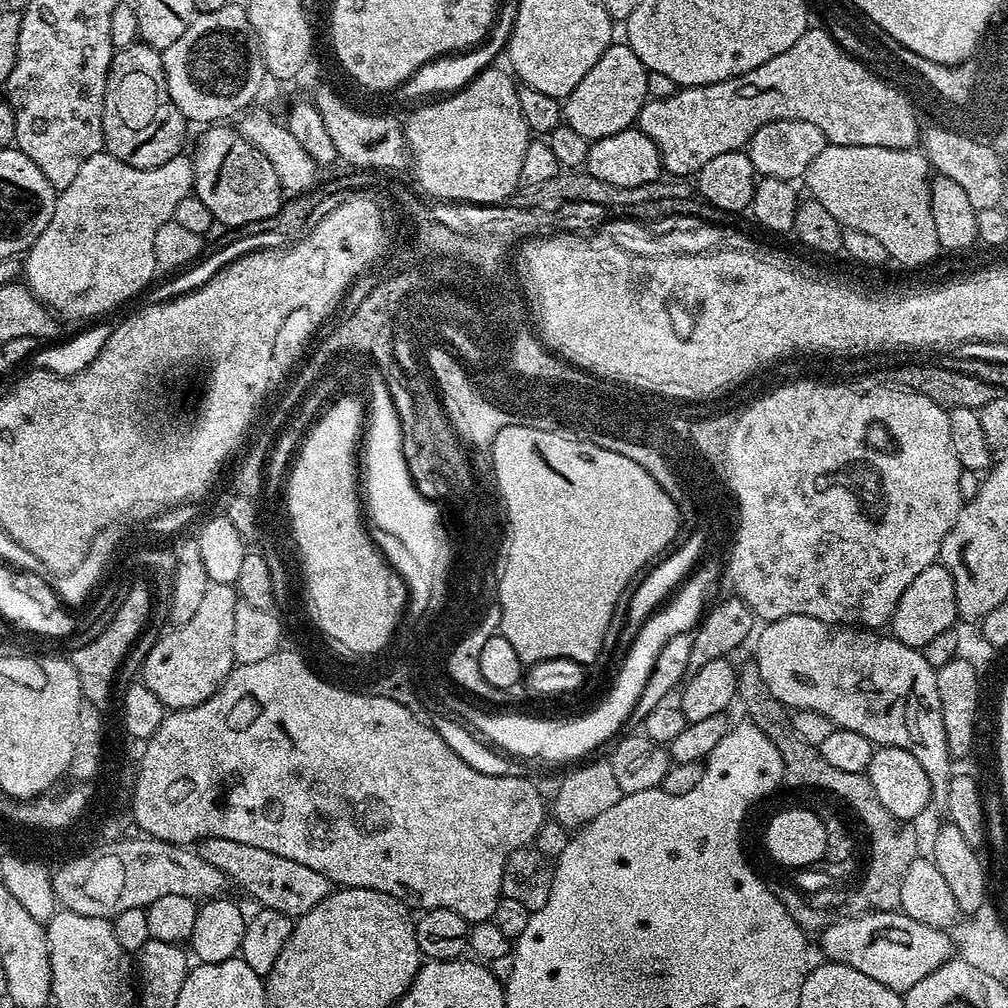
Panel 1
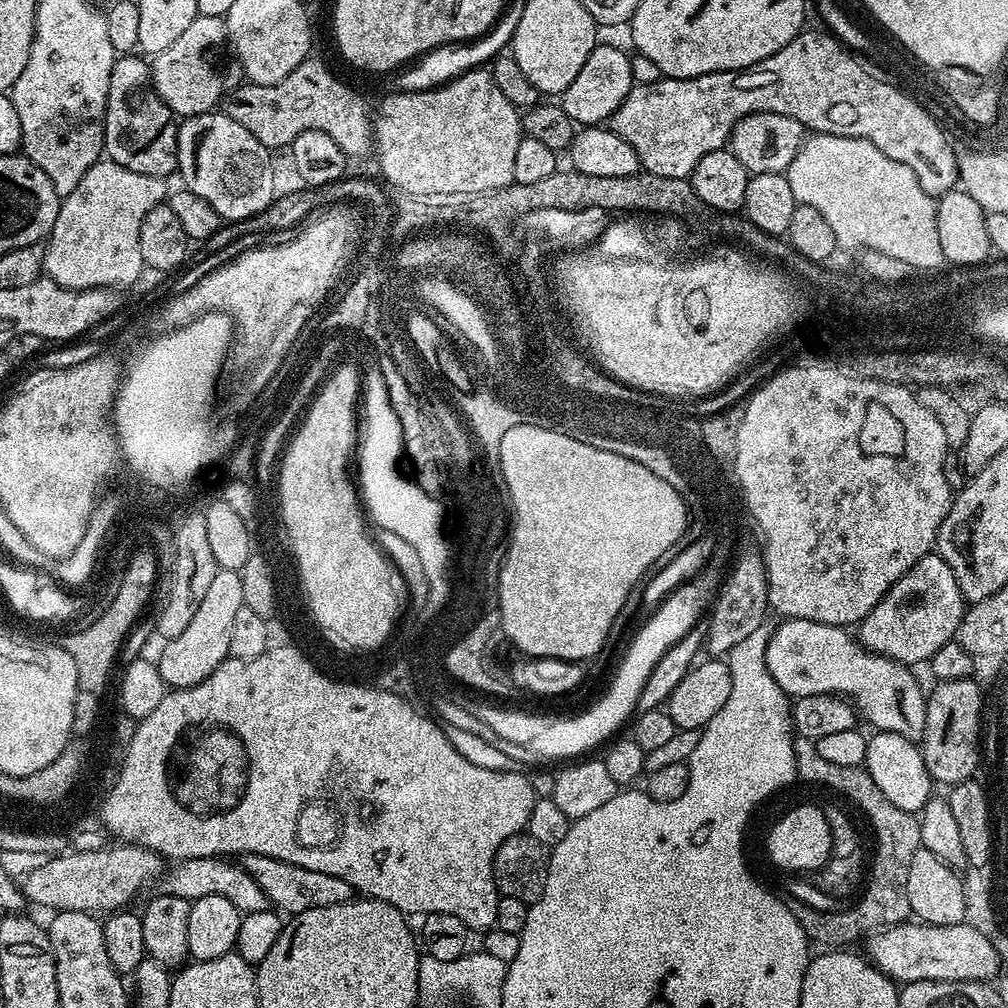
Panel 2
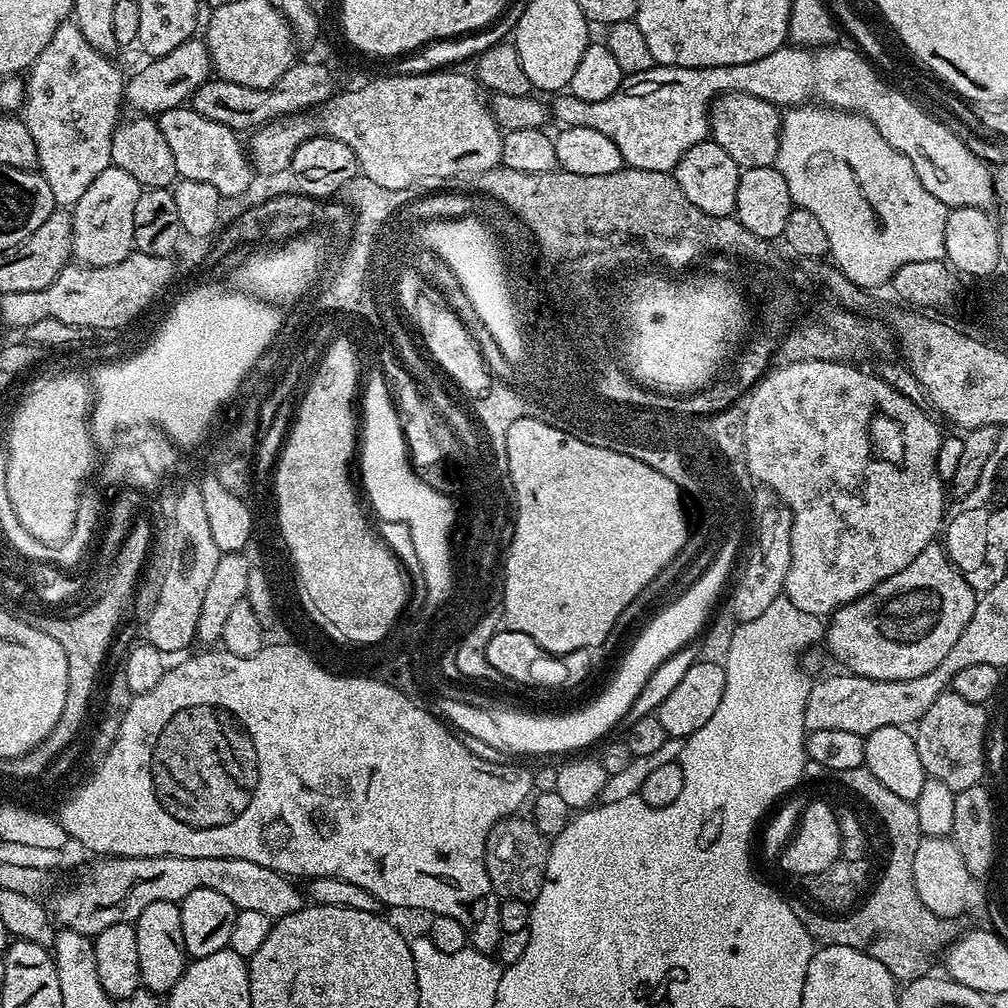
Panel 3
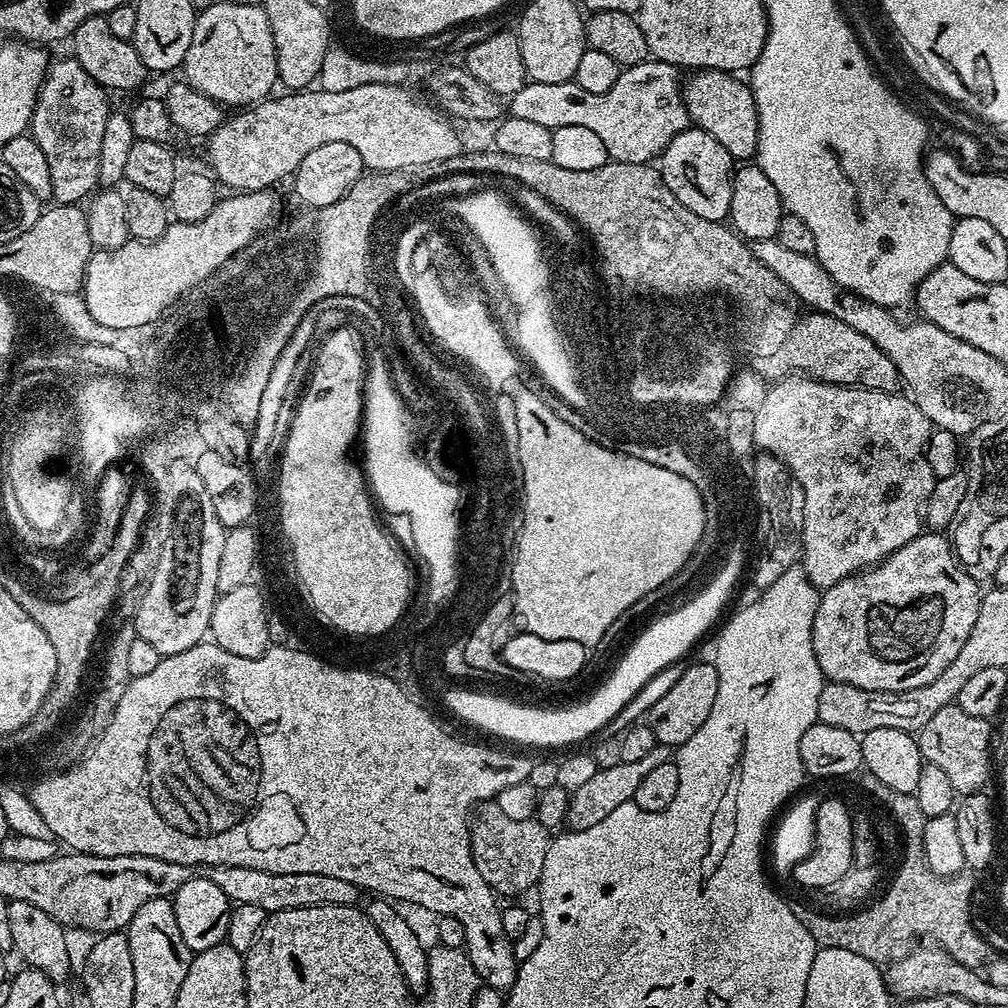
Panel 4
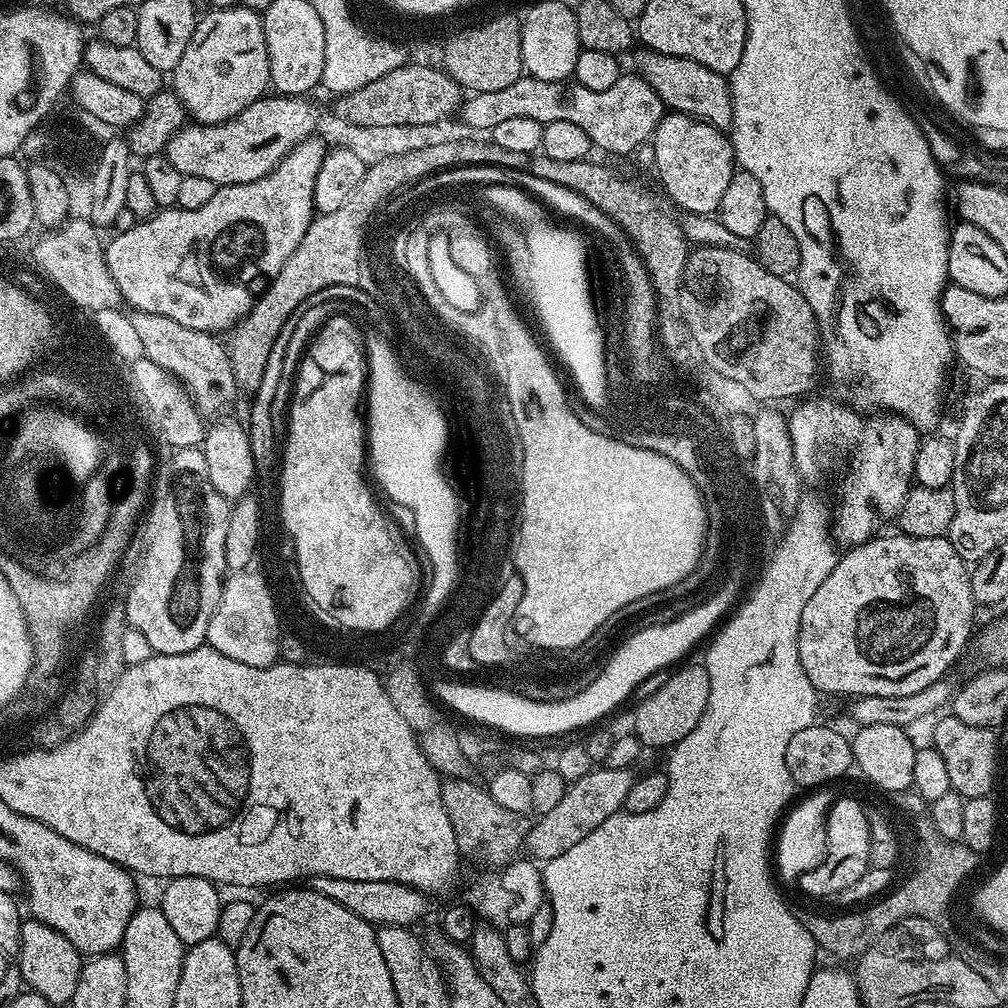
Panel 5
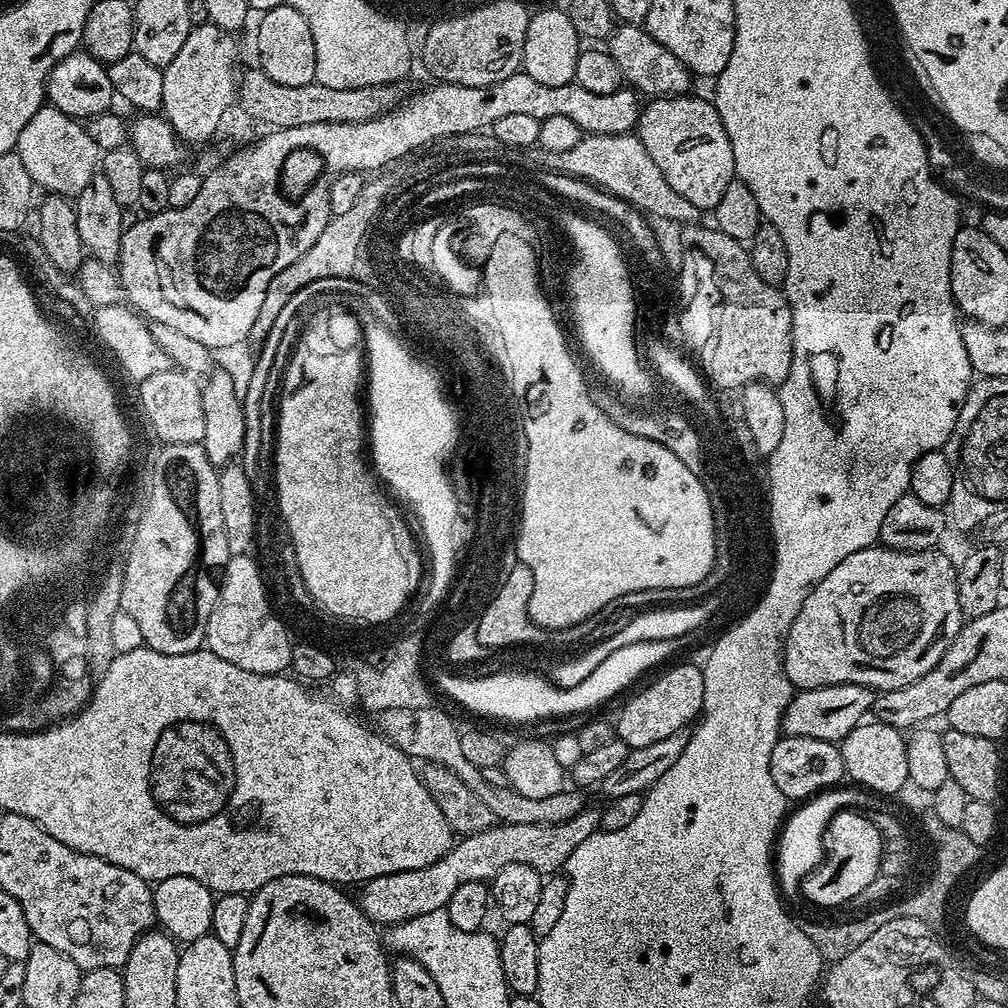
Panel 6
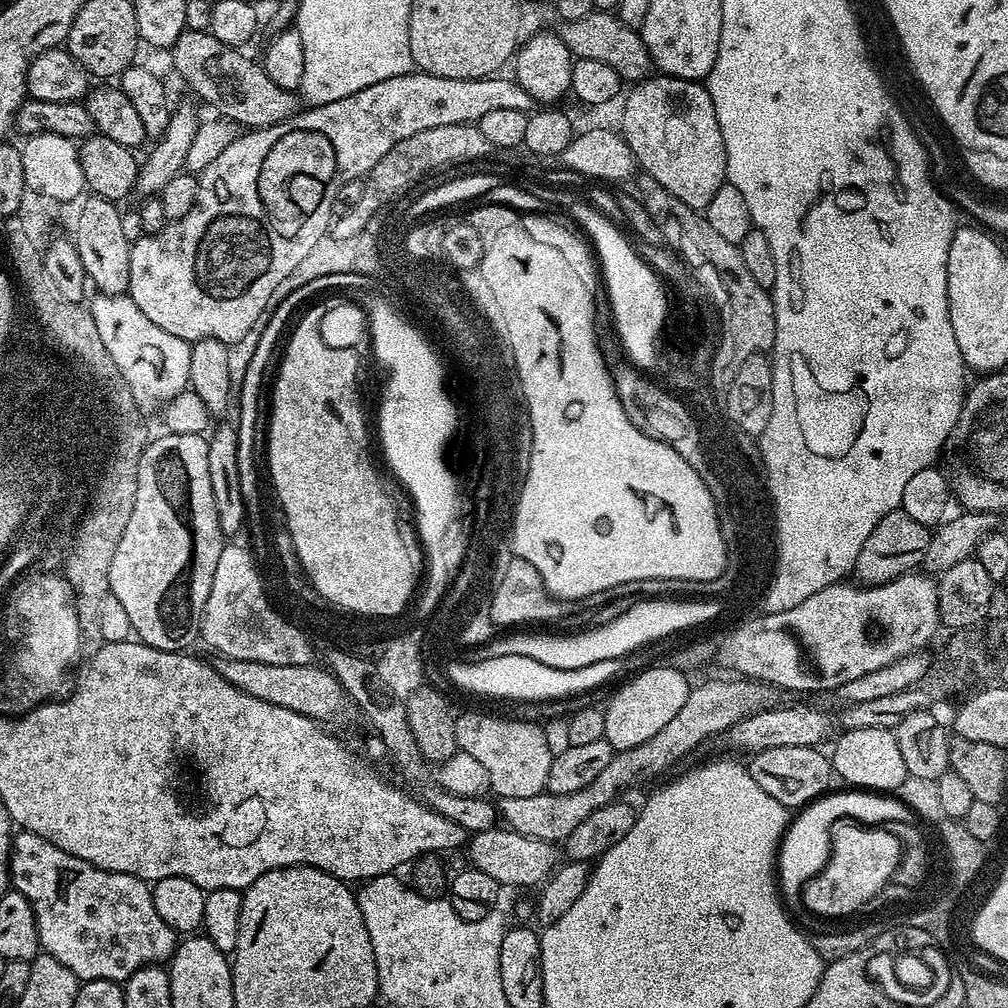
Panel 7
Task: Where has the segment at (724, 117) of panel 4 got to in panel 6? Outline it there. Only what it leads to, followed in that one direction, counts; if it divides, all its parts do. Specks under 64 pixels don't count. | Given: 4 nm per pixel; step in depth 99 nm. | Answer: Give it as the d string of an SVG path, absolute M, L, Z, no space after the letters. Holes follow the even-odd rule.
M617 23L612 29L612 35L606 41L606 51L614 62L618 62L618 70L622 70L622 78L627 87L635 90L641 97L655 98L658 96L683 96L689 91L688 88L694 81L693 73L688 71L688 67L662 42L654 42L654 38L649 34L647 27L638 24Z

